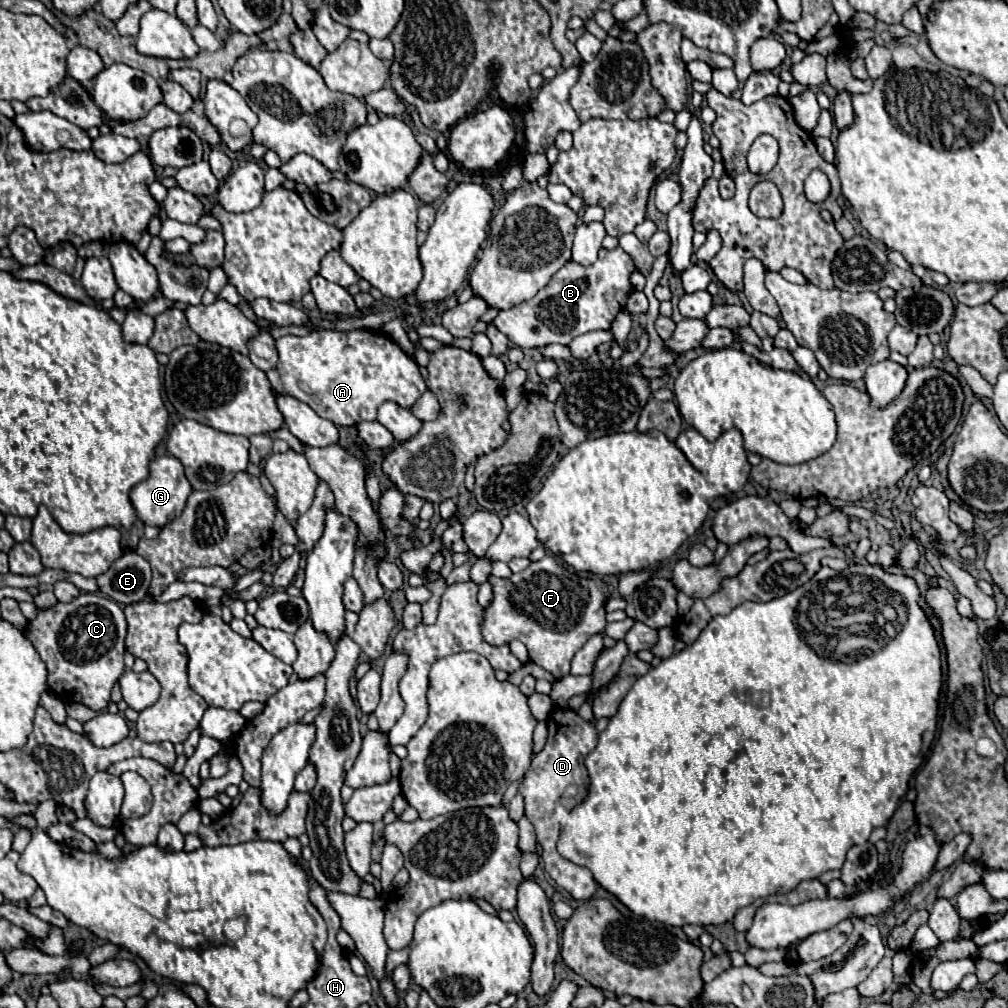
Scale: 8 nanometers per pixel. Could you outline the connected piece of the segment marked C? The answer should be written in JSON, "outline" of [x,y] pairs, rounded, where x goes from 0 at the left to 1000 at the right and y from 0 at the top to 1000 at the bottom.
{"outline":[[[78,589],[66,599],[55,599],[47,605],[37,605],[37,611],[27,619],[25,631],[37,643],[49,665],[49,683],[63,696],[78,696],[90,704],[104,704],[110,694],[110,685],[124,665],[124,631],[126,615],[122,605],[102,589]]]}

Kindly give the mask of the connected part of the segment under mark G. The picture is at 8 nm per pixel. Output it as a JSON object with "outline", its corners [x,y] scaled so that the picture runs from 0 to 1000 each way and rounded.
{"outline":[[[164,450],[164,452],[150,456],[148,466],[150,466],[148,474],[138,478],[136,482],[132,482],[130,498],[132,498],[132,504],[136,506],[136,512],[144,520],[160,524],[160,522],[168,520],[170,516],[174,516],[182,508],[186,492],[191,488],[191,484],[182,468],[182,460],[178,456],[174,456],[174,452],[170,452],[170,450]]]}

